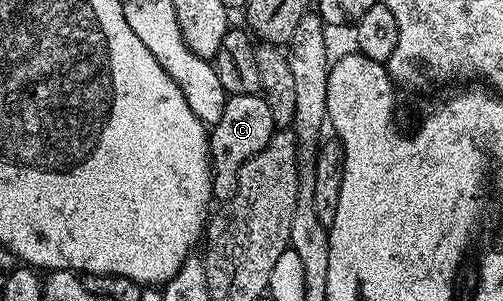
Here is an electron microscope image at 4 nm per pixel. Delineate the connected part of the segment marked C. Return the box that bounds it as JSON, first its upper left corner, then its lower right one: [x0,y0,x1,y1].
[209,92,276,202]

